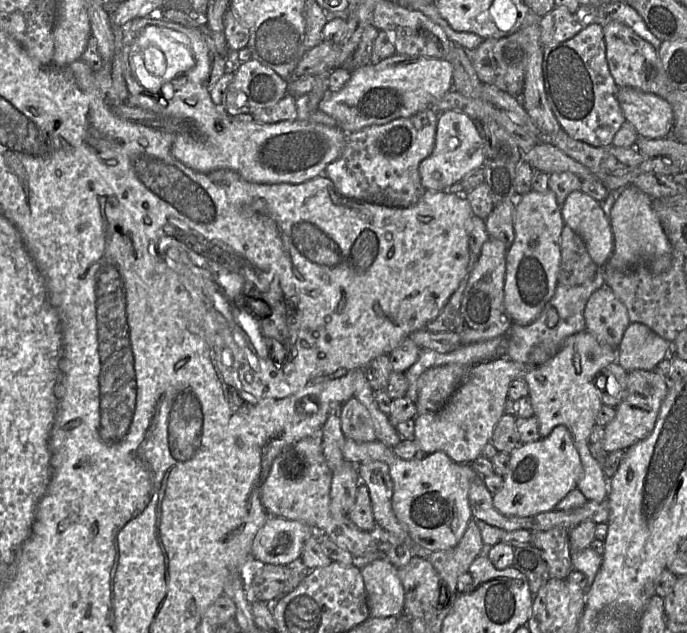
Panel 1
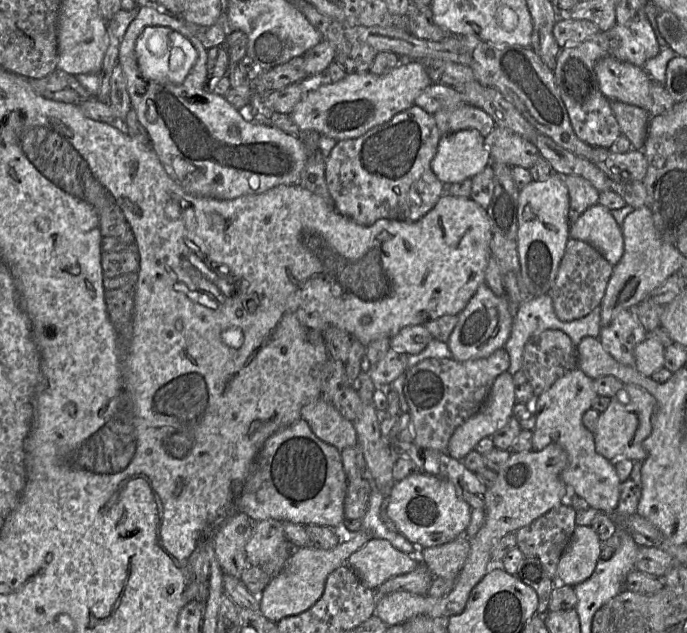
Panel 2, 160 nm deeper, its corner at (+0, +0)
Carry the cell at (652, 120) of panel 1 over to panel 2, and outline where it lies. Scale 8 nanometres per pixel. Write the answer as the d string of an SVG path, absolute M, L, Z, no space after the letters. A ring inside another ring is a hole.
M608 54L597 62L595 73L599 89L609 101L634 105L650 113L653 105L650 94L652 80L643 67Z

